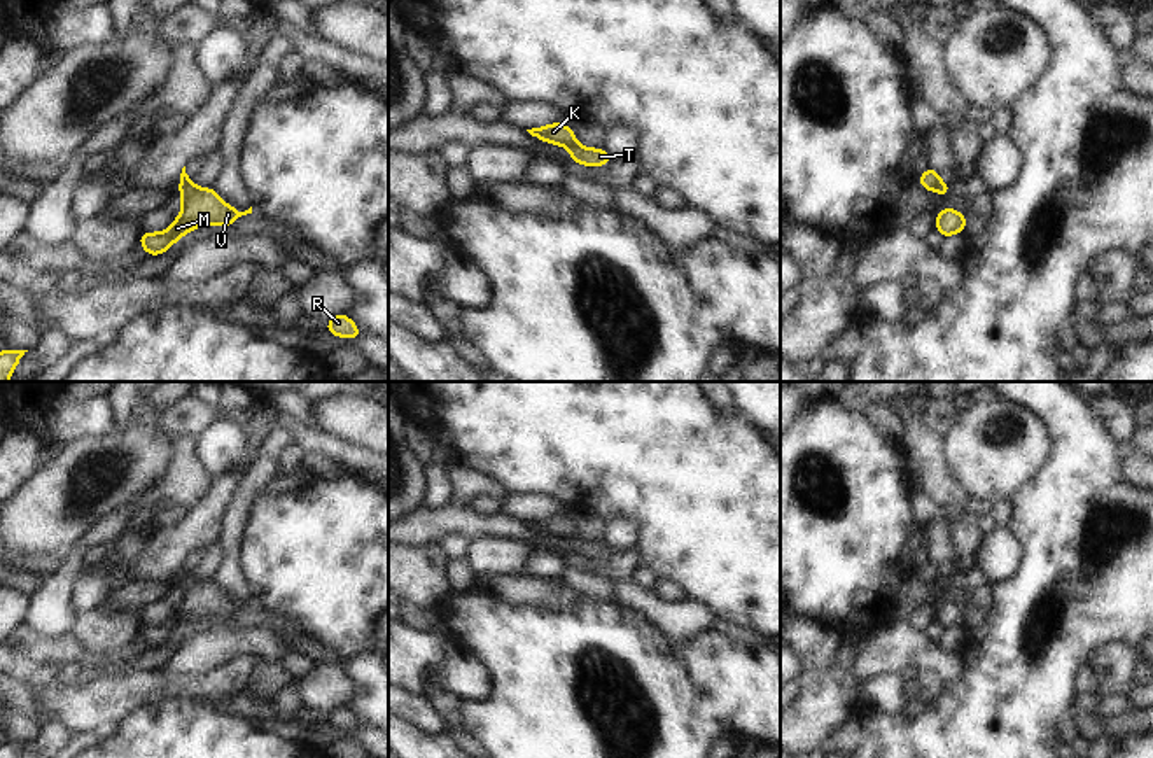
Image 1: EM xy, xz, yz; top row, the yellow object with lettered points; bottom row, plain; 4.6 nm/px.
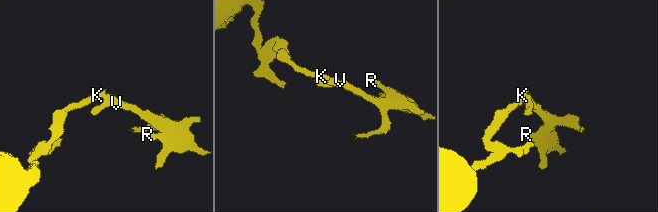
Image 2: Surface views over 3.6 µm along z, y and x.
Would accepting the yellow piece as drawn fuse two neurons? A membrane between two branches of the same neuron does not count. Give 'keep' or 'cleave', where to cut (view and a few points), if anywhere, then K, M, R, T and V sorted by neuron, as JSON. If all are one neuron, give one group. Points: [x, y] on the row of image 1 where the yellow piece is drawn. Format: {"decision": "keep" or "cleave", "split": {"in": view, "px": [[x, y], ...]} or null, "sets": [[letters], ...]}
{"decision": "cleave", "split": {"in": "xz", "px": [[576, 144], [571, 147]]}, "sets": [["K"], ["M", "R", "T", "V"]]}

